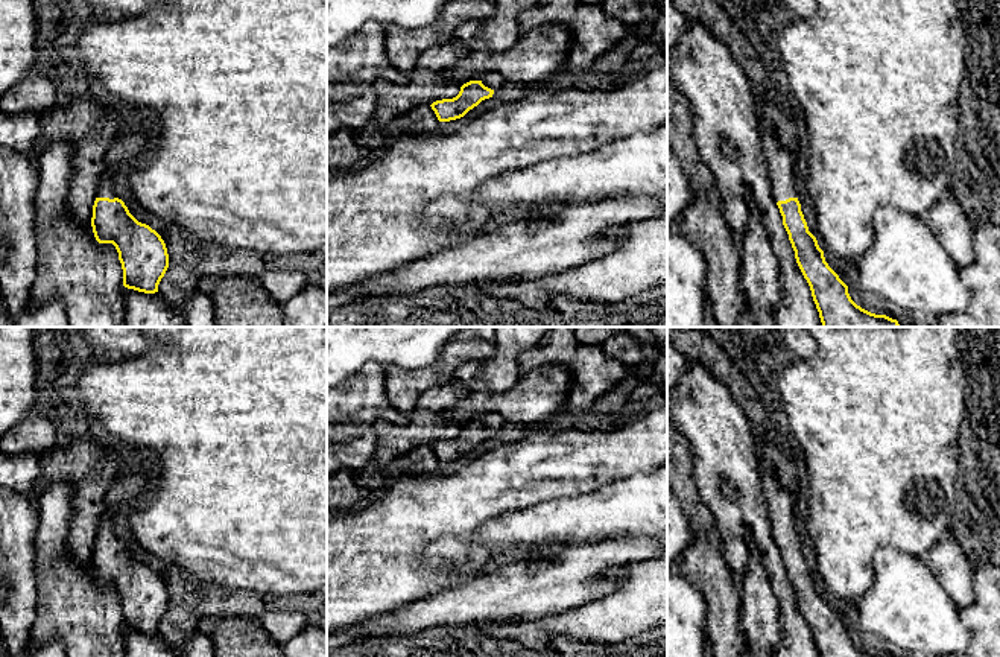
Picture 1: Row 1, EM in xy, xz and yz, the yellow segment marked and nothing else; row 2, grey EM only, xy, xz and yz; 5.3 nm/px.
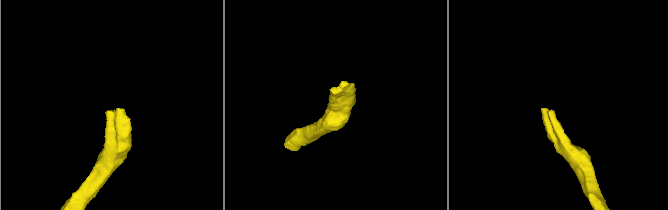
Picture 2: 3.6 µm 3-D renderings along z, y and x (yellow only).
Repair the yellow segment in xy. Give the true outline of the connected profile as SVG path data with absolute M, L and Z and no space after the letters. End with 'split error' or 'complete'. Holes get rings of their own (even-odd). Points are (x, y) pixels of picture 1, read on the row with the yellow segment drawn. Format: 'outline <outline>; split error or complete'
outline M140 131L114 140L103 160L90 227L78 224L67 205L71 144L55 141L38 158L36 275L30 300L59 300L70 327L125 327L123 289L158 292L169 268L166 243L129 213L112 189L119 166L150 148Z; split error

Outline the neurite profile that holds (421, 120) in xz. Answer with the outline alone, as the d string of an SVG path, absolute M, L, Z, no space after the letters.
M421 105L413 108L386 126L380 126L375 122L354 131L354 140L363 149L384 148L404 135L427 135L435 134L439 126L439 120L430 105Z

